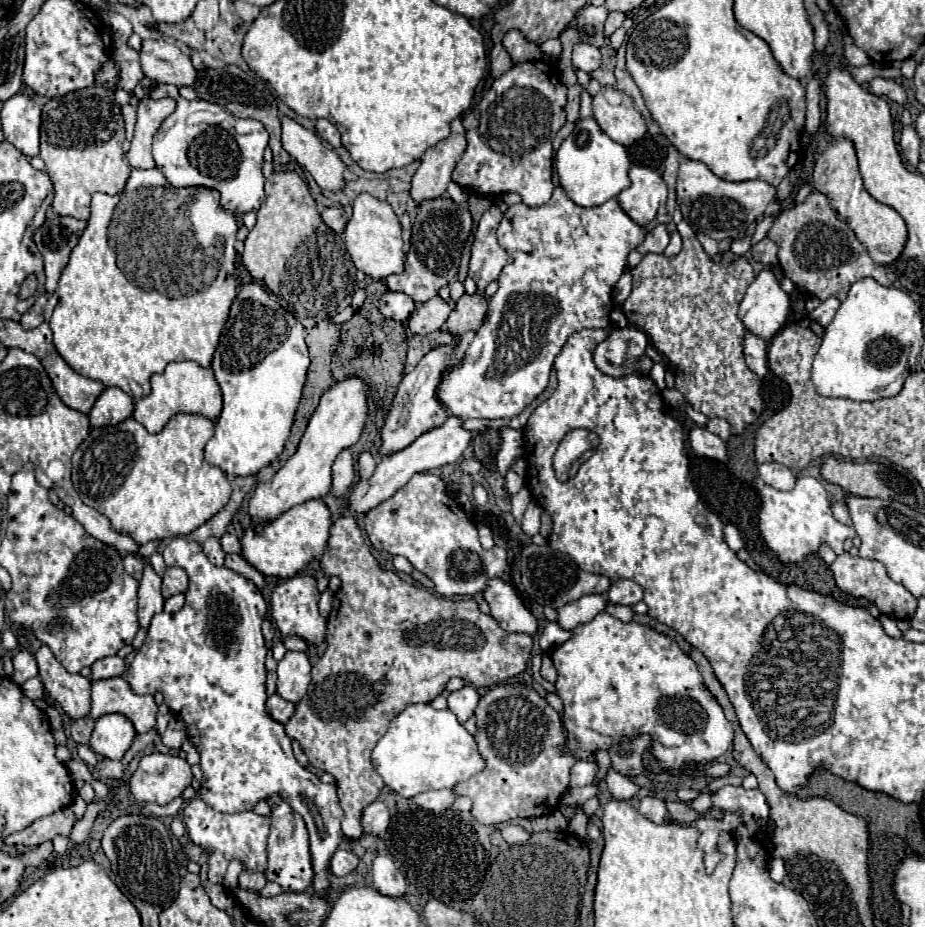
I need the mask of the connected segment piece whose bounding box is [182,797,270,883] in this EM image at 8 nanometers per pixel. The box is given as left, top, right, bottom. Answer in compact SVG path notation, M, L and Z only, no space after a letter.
M194 797L186 803L182 811L182 821L186 825L188 837L194 845L202 845L212 851L210 855L210 869L208 869L208 881L210 883L222 883L222 877L226 873L226 867L232 859L242 859L244 867L248 871L264 871L266 869L266 839L270 831L270 817L260 817L254 811L242 811L242 813L220 813L214 811L208 803Z

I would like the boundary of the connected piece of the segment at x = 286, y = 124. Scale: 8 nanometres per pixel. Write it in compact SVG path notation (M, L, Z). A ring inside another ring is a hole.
M282 117L280 119L282 123L282 147L290 153L292 159L296 159L308 173L312 173L314 181L322 187L322 189L328 189L328 191L340 191L344 187L344 169L346 165L340 161L340 157L322 145L322 141L318 139L318 135L306 127L302 127L300 123L296 123L294 119L290 117Z

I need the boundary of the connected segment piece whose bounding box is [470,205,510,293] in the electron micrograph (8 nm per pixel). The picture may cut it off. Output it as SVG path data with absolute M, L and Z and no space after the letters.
M492 205L474 231L472 257L470 257L470 277L478 285L478 293L484 293L486 285L496 281L504 265L510 263L510 255L496 241L496 227L502 219L502 211Z

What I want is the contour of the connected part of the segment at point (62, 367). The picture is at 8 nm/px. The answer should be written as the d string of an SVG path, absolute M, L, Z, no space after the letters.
M52 349L48 357L42 359L42 365L52 379L52 385L58 393L58 397L70 407L80 413L88 413L98 399L98 395L104 391L104 385L100 381L88 379L78 375L70 365Z

